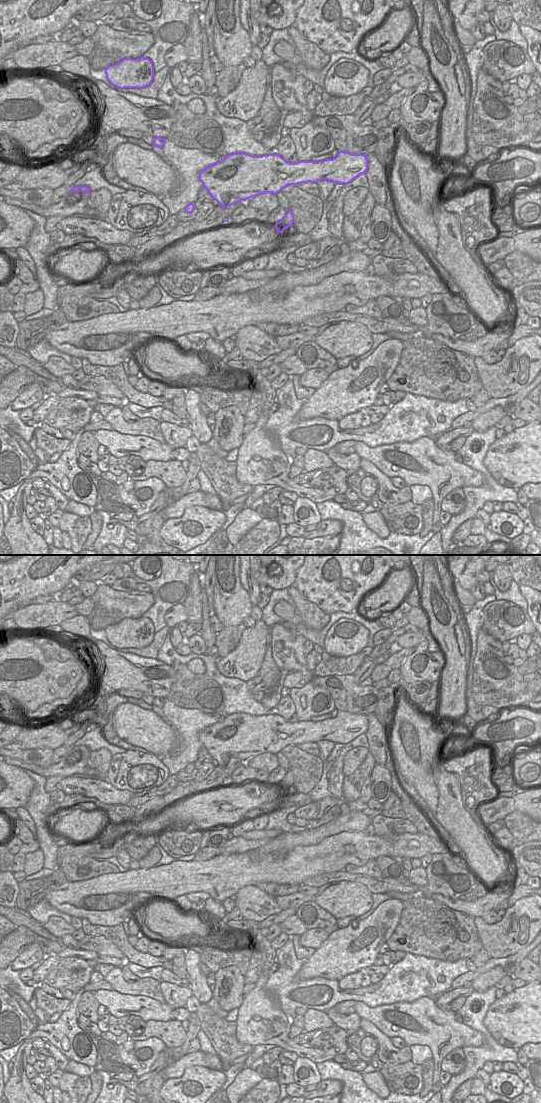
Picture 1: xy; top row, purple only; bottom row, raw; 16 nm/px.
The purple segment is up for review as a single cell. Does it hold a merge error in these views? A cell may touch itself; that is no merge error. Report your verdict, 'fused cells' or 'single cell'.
fused cells

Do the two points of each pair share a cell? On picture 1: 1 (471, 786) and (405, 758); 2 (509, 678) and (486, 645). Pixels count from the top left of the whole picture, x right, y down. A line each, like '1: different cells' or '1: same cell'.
1: different cells
2: same cell

